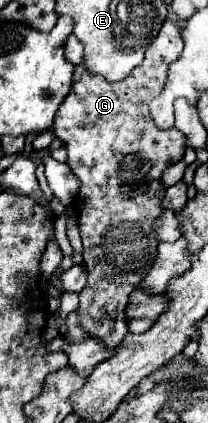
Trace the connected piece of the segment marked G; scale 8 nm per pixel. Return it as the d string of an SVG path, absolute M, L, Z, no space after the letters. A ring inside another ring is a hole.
M166 20L146 48L144 62L124 80L108 82L98 74L90 74L84 64L78 64L74 68L72 90L60 104L52 126L54 136L66 146L68 166L82 184L80 198L74 200L84 242L82 258L88 272L88 284L80 292L80 324L90 336L102 336L110 344L118 344L128 334L126 306L130 292L138 288L156 260L158 236L154 222L164 210L162 198L166 192L162 174L170 164L182 160L186 150L182 132L176 128L158 128L148 110L148 104L164 90L168 66L178 60L182 48L182 28ZM134 152L138 152L138 160L124 160Z

